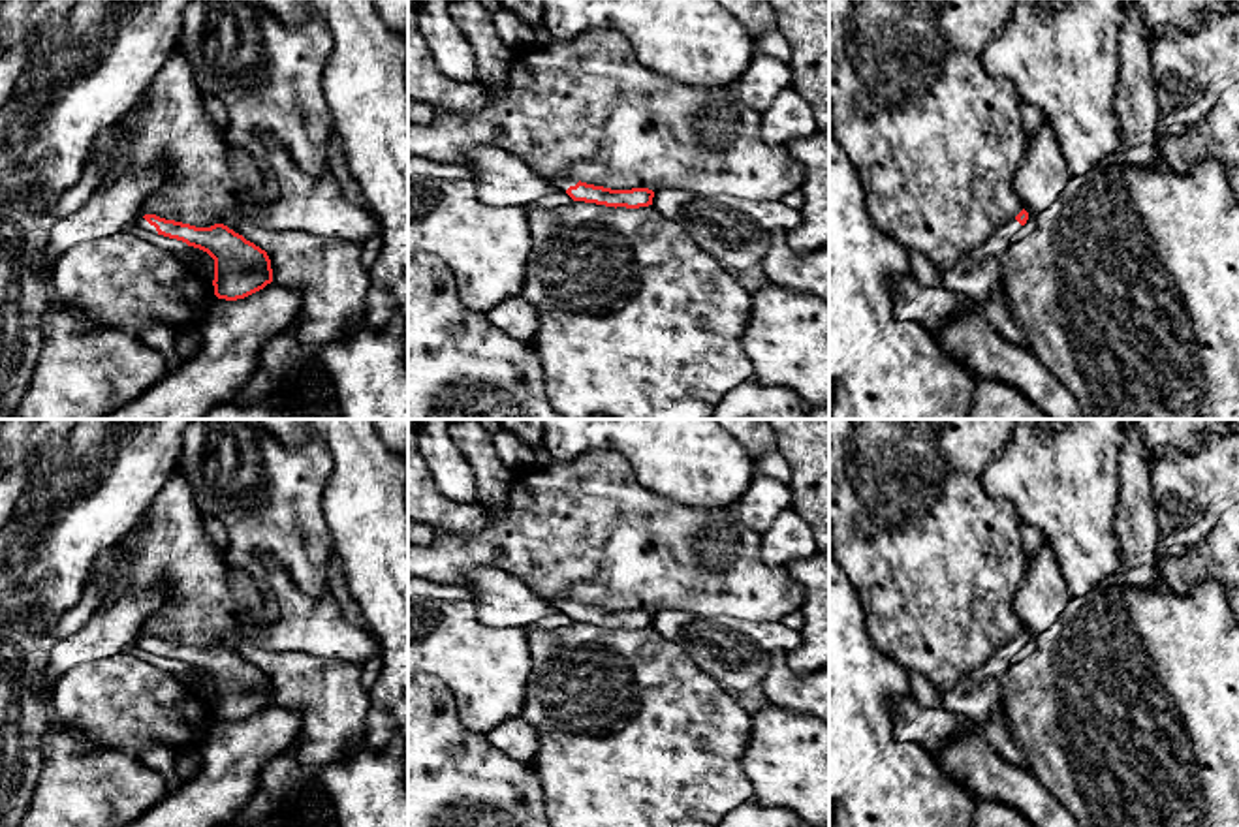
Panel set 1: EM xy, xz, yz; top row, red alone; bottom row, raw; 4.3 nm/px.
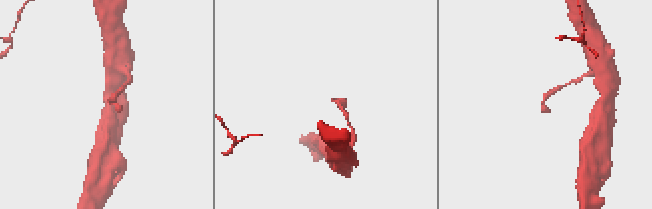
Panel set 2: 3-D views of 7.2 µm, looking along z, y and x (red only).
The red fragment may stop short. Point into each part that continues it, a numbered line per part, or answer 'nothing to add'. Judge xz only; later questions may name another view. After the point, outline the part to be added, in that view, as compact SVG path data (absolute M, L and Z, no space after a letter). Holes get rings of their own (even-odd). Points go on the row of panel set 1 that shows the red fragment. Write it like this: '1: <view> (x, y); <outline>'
1: xz (566, 181); M564 175L564 177L547 177L549 182L553 182L557 188L560 190L568 190L570 186L575 186L579 180L570 177L570 175Z

